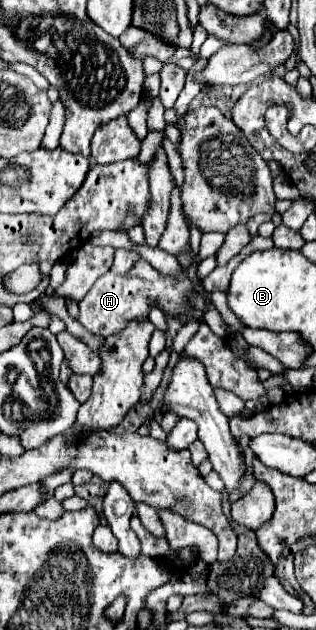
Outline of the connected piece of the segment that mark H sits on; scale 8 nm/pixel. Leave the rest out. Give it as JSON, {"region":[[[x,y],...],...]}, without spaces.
{"region":[[[179,256],[179,262],[183,266],[183,274],[179,278],[169,278],[169,276],[159,274],[147,260],[137,260],[127,278],[123,278],[119,274],[103,274],[93,284],[93,288],[87,292],[87,296],[79,302],[81,324],[91,334],[109,336],[109,334],[115,334],[121,328],[125,328],[129,320],[145,318],[147,310],[149,310],[149,302],[155,302],[163,312],[169,312],[169,314],[183,312],[187,308],[189,294],[195,288],[191,284],[191,280],[185,276],[185,268],[189,266],[189,258]]]}

